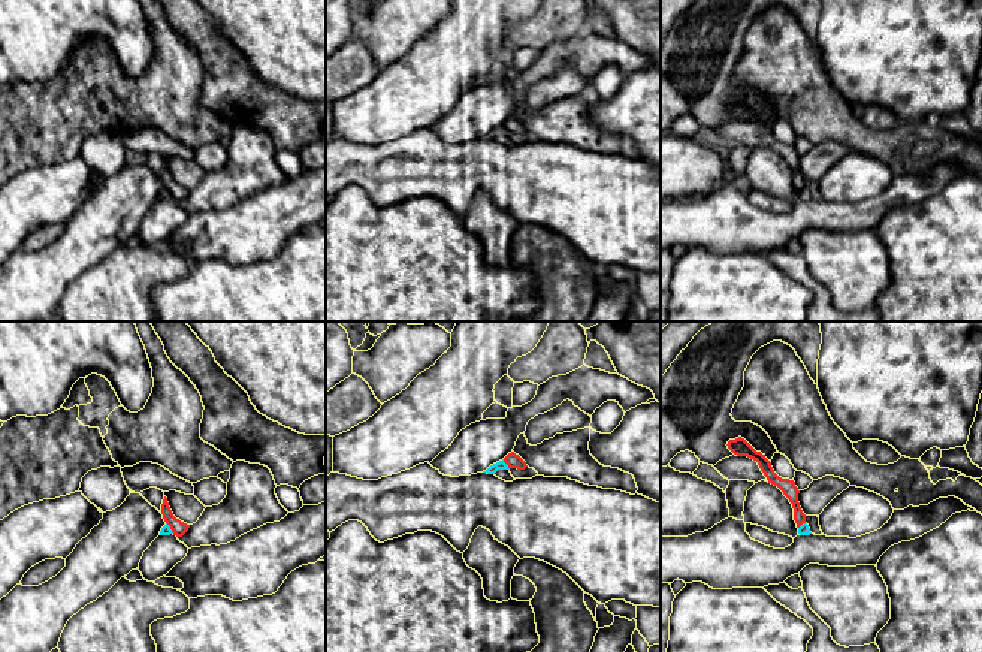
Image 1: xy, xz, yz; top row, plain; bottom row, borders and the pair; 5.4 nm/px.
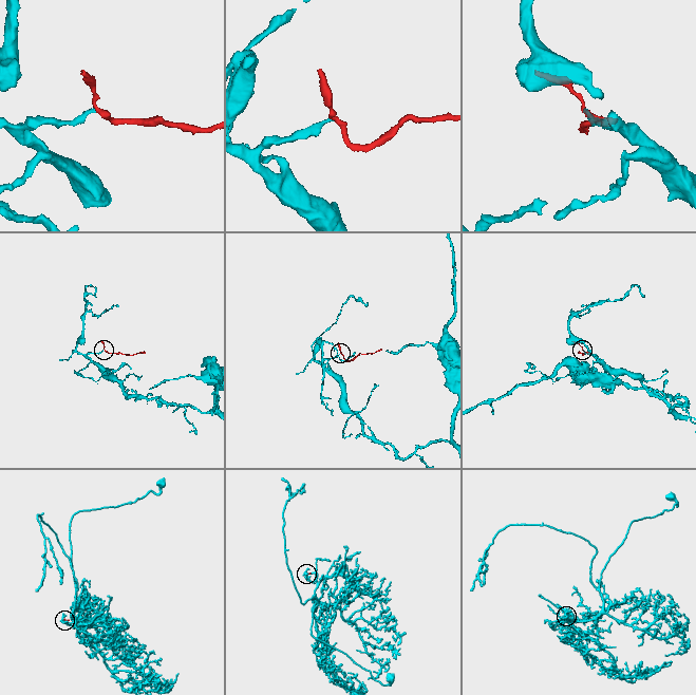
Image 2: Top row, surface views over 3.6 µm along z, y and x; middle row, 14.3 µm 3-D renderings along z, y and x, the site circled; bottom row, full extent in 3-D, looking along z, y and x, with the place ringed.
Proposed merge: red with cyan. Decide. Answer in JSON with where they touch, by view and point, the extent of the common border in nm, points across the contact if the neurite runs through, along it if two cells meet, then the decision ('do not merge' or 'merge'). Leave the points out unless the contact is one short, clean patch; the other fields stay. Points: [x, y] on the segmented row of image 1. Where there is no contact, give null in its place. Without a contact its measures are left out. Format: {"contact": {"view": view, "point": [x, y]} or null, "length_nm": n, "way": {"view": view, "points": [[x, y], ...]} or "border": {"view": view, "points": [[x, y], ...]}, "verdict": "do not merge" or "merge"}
{"contact": {"view": "xz", "point": [505, 462]}, "length_nm": 70, "border": {"view": "xz", "points": [[502, 459], [508, 468]]}, "verdict": "do not merge"}

